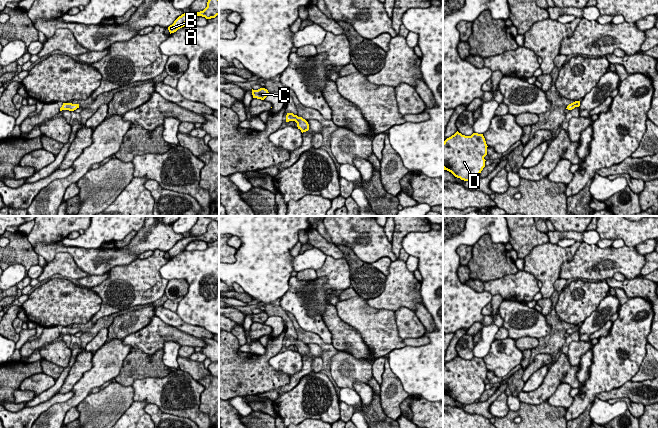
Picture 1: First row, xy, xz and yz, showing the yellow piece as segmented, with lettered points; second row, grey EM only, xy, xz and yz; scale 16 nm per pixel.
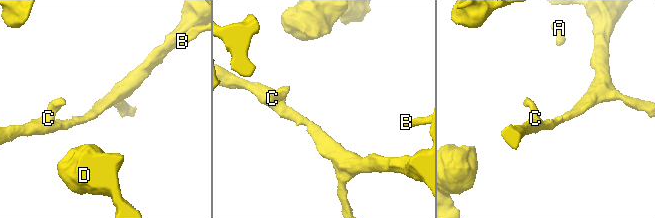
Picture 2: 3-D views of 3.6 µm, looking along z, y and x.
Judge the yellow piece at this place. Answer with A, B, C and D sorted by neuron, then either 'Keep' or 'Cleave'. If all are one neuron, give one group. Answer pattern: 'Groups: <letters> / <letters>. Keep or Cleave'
Groups: A B C D. Keep

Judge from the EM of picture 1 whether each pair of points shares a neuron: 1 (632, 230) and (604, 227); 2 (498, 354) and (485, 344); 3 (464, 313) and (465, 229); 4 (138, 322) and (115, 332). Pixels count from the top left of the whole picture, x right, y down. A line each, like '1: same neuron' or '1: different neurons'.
1: same neuron
2: different neurons
3: same neuron
4: same neuron

